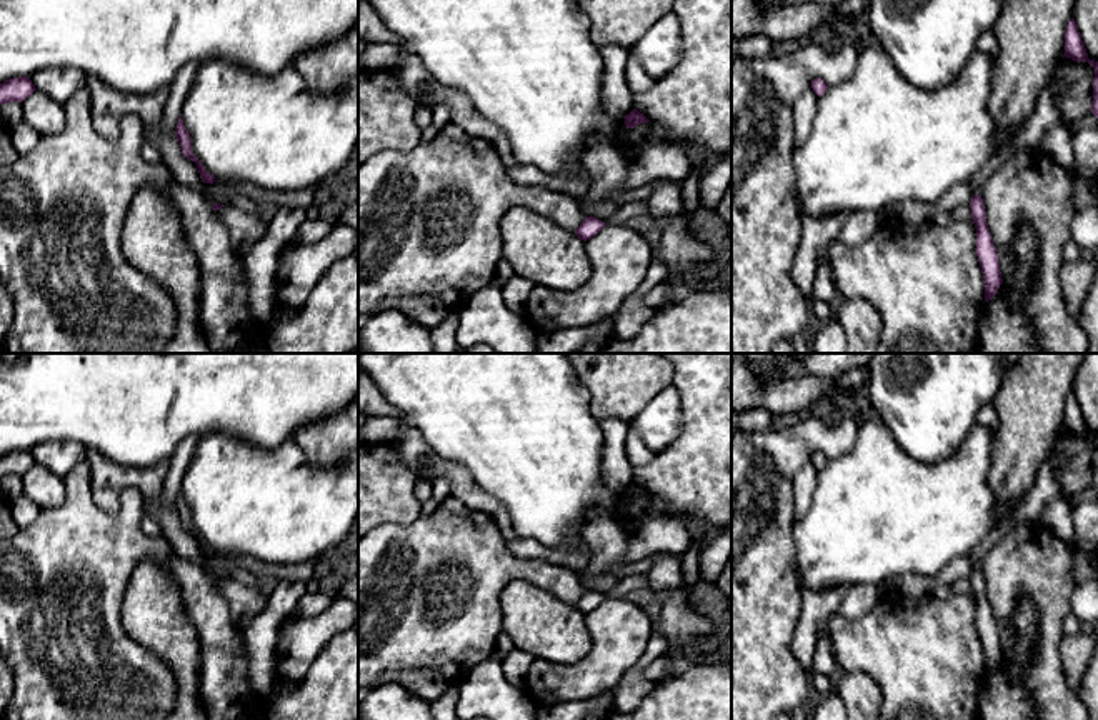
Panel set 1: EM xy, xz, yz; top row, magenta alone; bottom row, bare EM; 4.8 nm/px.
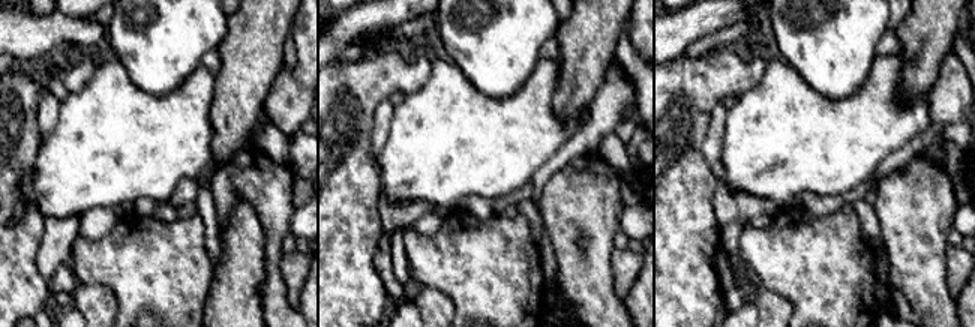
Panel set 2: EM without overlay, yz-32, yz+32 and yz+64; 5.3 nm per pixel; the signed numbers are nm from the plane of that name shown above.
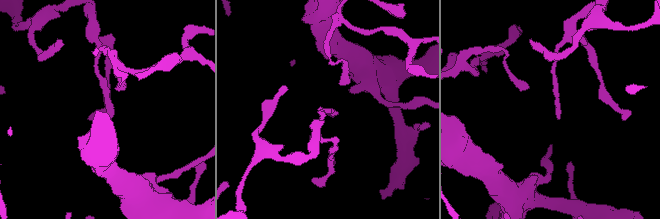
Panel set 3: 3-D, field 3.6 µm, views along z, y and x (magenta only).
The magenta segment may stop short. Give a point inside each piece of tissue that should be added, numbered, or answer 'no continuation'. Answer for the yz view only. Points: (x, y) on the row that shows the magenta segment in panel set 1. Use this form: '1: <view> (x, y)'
no continuation

